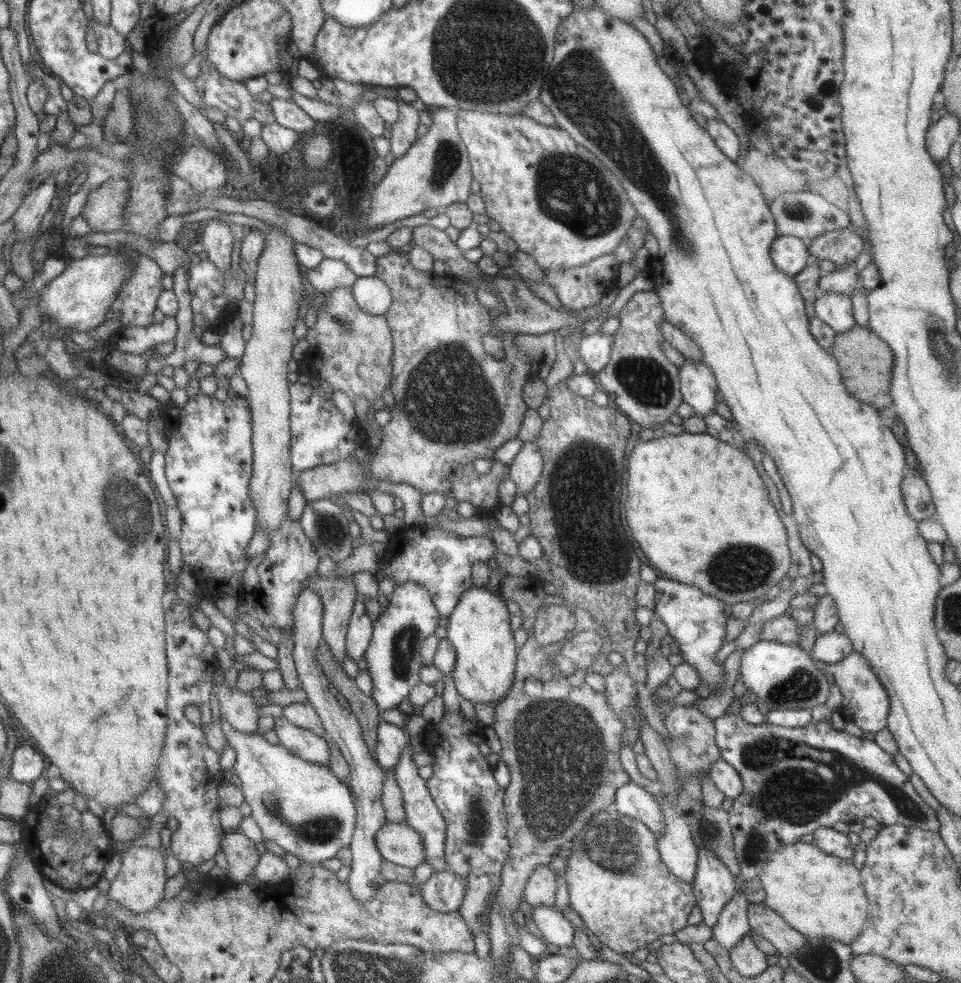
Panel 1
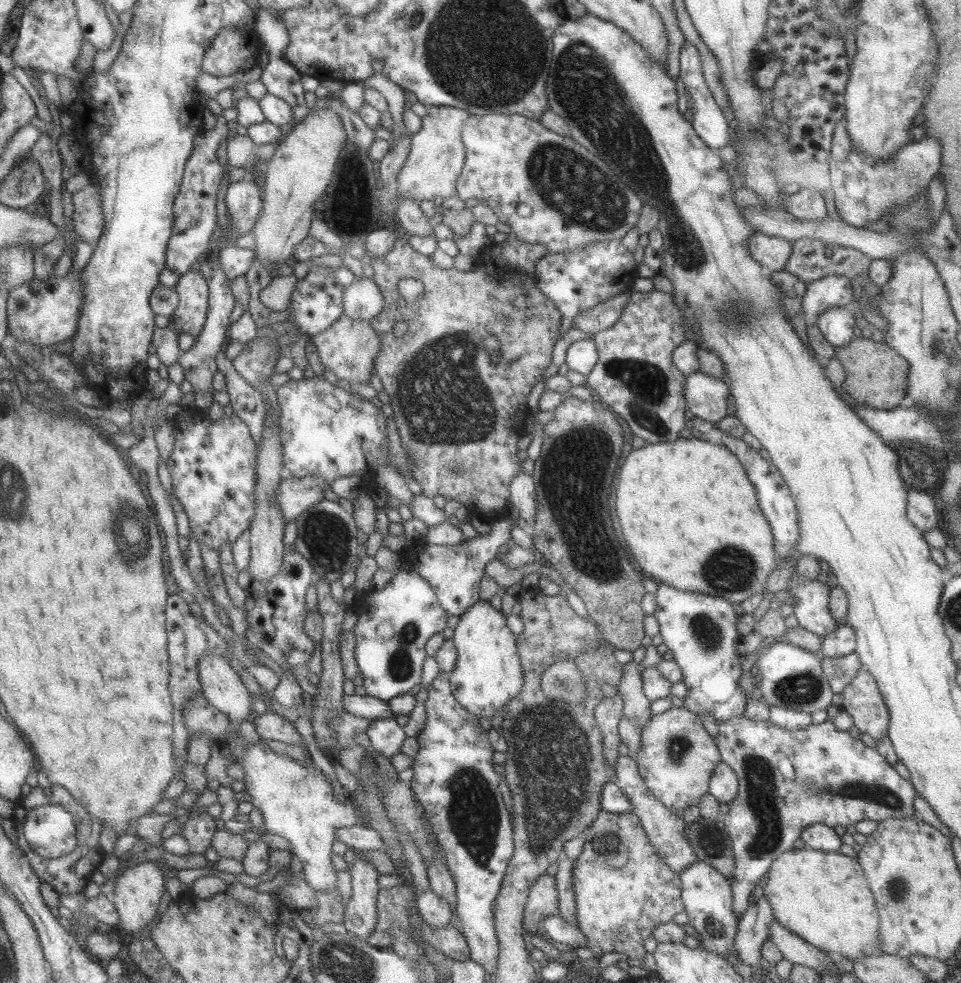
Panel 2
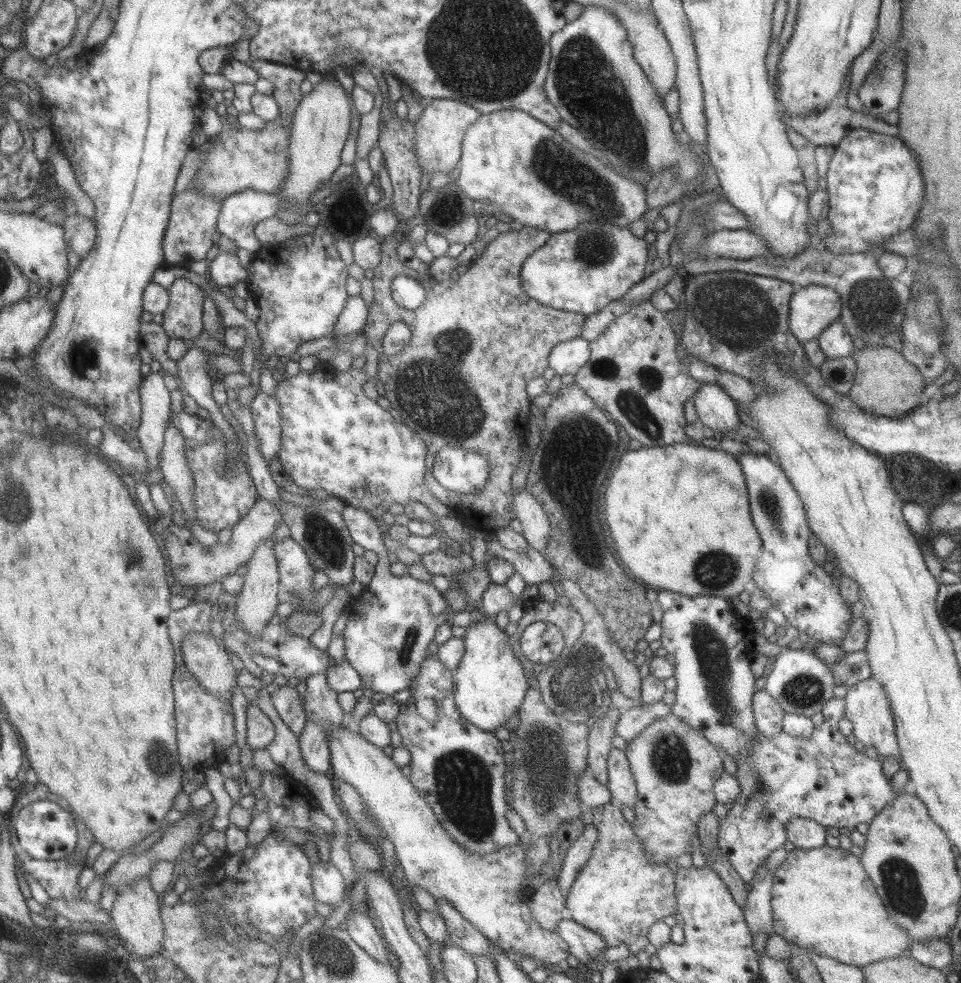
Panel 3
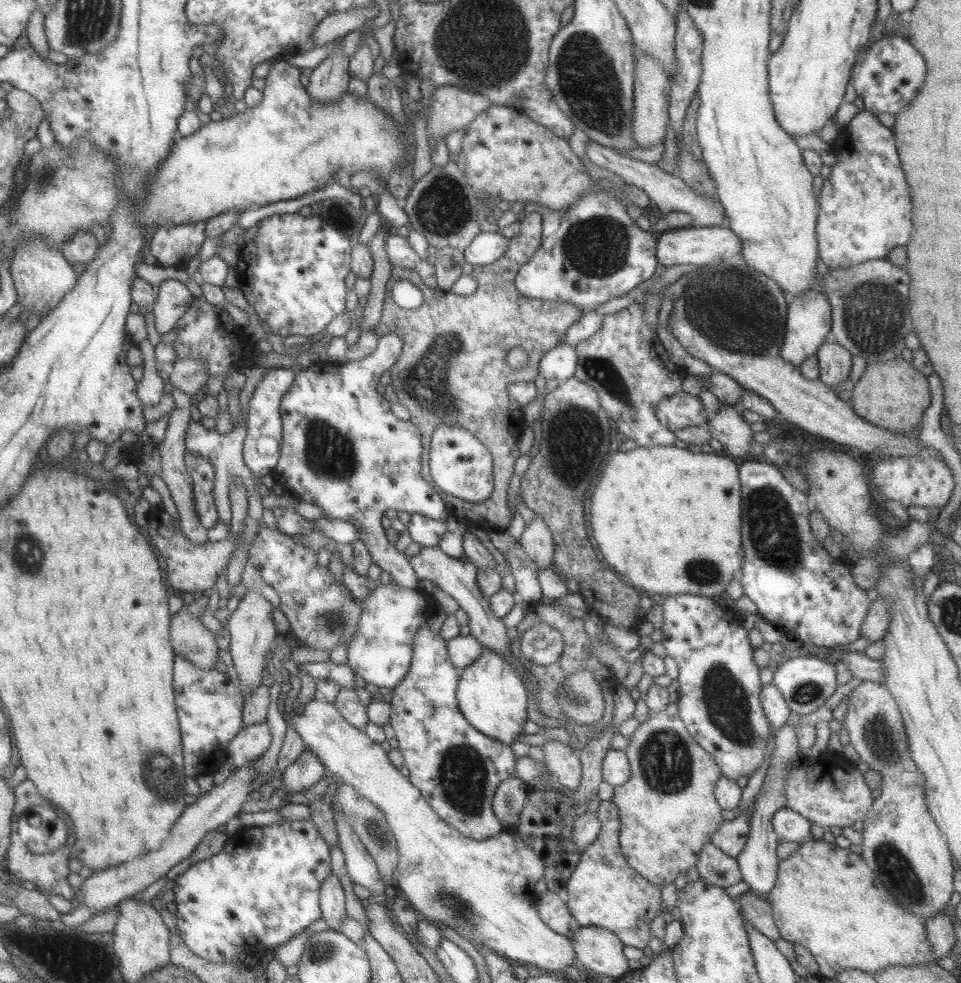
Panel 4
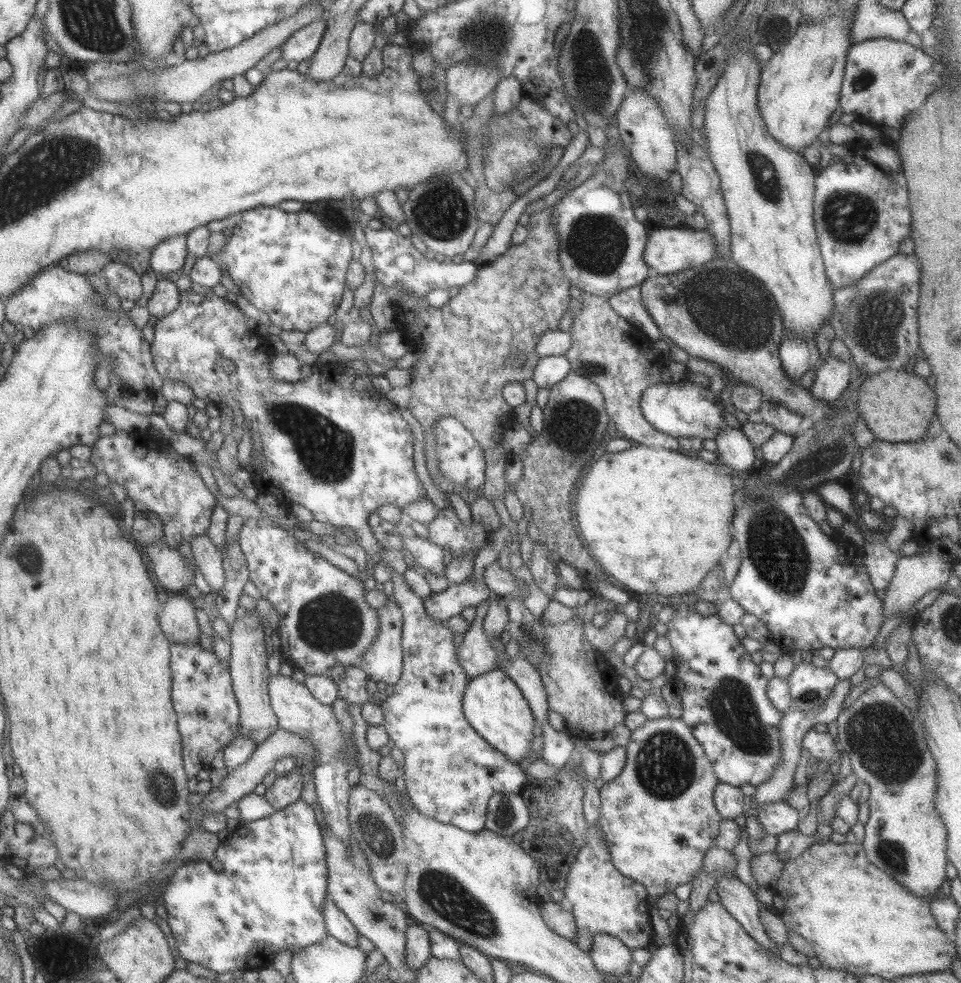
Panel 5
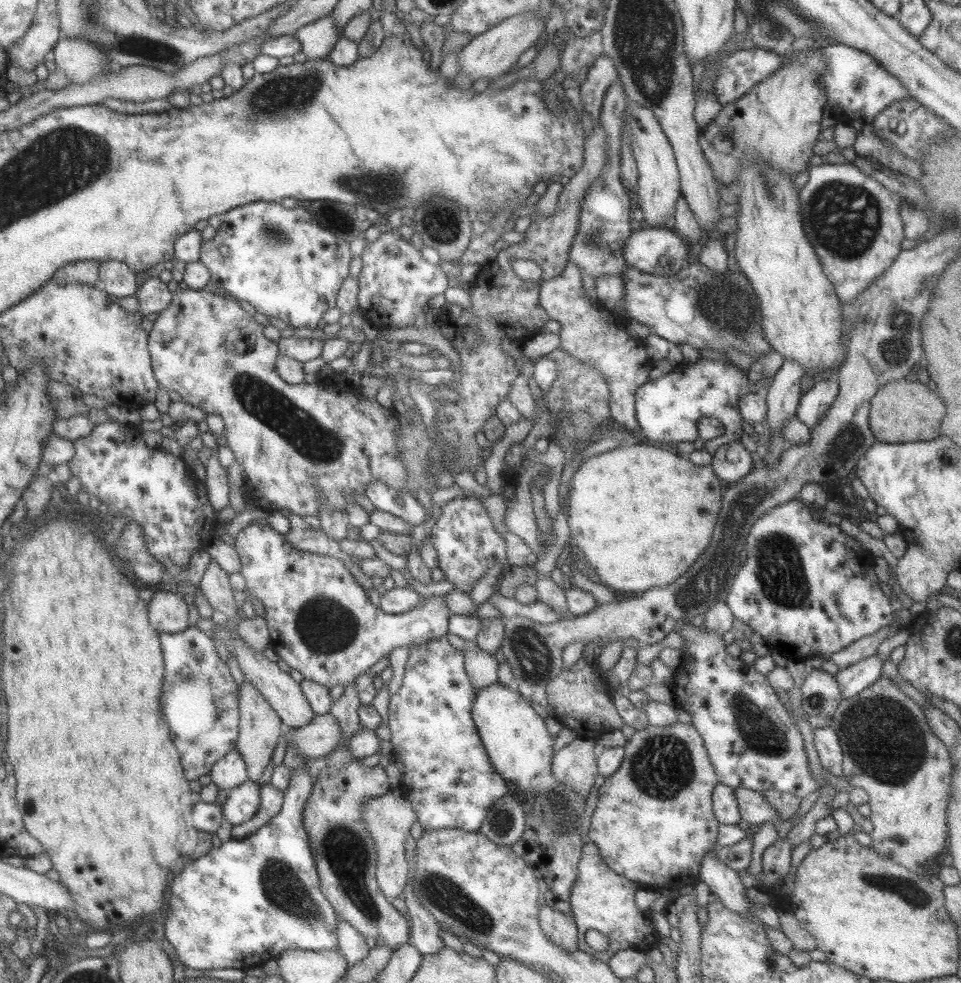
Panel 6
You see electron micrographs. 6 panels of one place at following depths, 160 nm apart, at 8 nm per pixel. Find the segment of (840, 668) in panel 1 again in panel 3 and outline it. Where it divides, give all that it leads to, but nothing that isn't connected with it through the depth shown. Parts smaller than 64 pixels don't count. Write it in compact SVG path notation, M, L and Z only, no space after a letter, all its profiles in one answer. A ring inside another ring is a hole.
M874 679L861 680L847 688L844 700L844 717L852 724L852 733L855 740L866 748L869 754L880 754L884 758L894 758L899 768L904 769L904 764L899 752L895 736L894 718L885 697L885 692Z

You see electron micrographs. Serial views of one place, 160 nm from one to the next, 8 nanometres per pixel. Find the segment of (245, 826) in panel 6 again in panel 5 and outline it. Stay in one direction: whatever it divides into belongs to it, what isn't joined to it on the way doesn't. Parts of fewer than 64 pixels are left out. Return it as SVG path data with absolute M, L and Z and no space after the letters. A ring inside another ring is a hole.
M295 768L287 776L276 777L262 795L274 810L278 812L284 806L299 799L301 789L300 774L298 774L298 770Z

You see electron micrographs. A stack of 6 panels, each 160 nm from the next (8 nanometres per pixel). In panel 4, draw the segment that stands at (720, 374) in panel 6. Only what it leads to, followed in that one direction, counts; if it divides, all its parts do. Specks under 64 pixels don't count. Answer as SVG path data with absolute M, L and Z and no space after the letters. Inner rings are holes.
M679 391L654 404L655 418L661 426L675 432L686 426L706 426L707 414L696 396Z

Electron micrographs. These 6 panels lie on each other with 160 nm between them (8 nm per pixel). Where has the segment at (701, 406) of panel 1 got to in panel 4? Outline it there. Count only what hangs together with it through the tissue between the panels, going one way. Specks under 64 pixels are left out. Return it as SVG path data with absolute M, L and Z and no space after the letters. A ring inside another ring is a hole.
M719 403L720 409L706 421L711 437L720 442L722 454L741 462L749 454L752 432L740 415L740 408L733 404Z

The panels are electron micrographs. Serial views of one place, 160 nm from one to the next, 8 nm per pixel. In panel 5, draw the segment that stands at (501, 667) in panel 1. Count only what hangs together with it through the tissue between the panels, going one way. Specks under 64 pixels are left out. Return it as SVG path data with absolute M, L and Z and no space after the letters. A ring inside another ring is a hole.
M495 668L485 674L473 676L469 679L461 701L465 720L491 748L499 751L513 764L530 764L535 757L529 749L534 737L531 731L534 716L527 706L528 702L503 670Z

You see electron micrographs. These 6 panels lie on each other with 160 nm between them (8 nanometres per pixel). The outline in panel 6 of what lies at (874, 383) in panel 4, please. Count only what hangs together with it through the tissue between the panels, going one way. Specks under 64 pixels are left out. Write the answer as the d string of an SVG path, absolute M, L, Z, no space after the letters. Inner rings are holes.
M891 380L877 389L870 400L868 423L875 440L884 443L910 443L933 440L940 435L945 406L937 394L919 381Z

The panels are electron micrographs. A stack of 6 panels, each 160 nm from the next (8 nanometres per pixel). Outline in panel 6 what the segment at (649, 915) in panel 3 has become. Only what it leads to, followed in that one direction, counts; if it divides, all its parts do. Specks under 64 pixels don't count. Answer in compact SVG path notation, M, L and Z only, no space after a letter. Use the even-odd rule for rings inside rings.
M589 841L583 844L576 864L576 878L571 889L571 915L574 917L577 931L578 949L607 963L612 954L618 950L631 949L647 953L656 946L660 935L651 927L649 911L642 911L637 896L641 886L613 872L600 857L598 848ZM588 929L597 930L607 938L605 951L591 949L583 940Z

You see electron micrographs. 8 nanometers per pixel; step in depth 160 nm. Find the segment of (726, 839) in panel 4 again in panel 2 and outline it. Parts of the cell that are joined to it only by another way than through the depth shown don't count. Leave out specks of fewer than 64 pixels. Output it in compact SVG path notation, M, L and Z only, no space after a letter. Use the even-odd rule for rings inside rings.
M831 704L826 708L826 719L824 722L818 724L811 723L805 728L793 731L779 728L771 721L763 722L749 720L742 714L717 723L718 733L717 738L715 739L715 744L720 754L720 760L727 764L729 768L732 768L732 771L735 773L736 779L738 780L737 794L728 804L728 812L721 818L726 834L730 838L732 855L734 858L734 871L730 887L732 888L732 909L737 920L740 914L748 907L749 892L758 886L758 884L761 884L761 878L769 870L774 857L782 852L793 849L793 842L797 840L799 832L801 832L805 826L809 826L811 824L825 824L831 828L837 825L846 827L849 825L855 825L857 822L862 820L870 820L878 823L889 817L915 816L915 812L913 812L913 798L915 798L916 794L914 786L909 781L899 776L899 774L897 774L893 769L892 765L887 764L887 762L885 762L885 758L883 758L883 756L881 756L875 749L866 747L859 739L854 739L853 736L848 735L845 731L837 731L837 728L835 728L835 725L832 723L832 718L837 716L841 710L842 708L840 706ZM771 740L773 740L773 752L775 752L777 756L783 756L783 758L777 758L777 760L783 760L783 762L775 762L775 760L773 760L773 764L791 764L791 766L793 766L793 778L791 778L791 780L789 780L789 770L773 770L773 768L777 768L777 766L771 766Z

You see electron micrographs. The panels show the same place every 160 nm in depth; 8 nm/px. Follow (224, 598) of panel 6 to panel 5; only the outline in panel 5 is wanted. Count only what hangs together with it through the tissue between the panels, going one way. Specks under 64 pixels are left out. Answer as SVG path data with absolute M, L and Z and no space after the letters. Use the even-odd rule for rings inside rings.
M205 534L194 536L190 545L197 573L203 575L210 593L217 594L223 585L222 556Z

